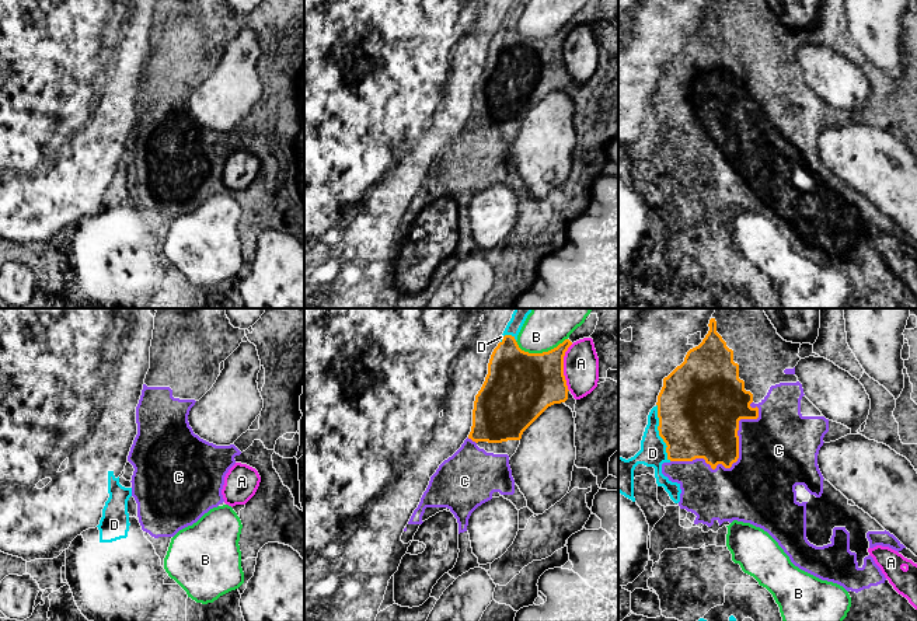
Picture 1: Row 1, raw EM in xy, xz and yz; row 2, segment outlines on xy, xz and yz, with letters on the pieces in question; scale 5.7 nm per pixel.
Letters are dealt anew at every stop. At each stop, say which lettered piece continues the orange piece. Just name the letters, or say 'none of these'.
C

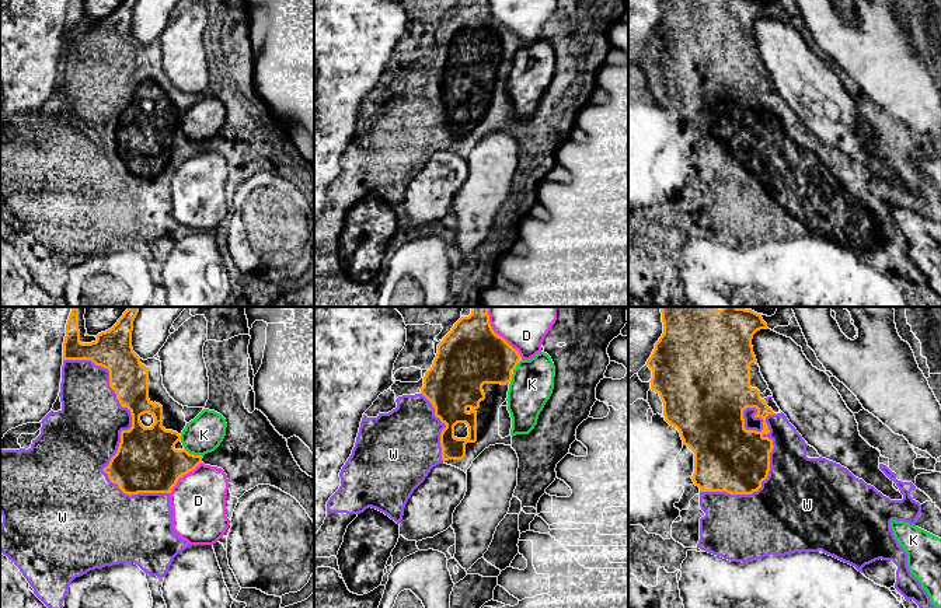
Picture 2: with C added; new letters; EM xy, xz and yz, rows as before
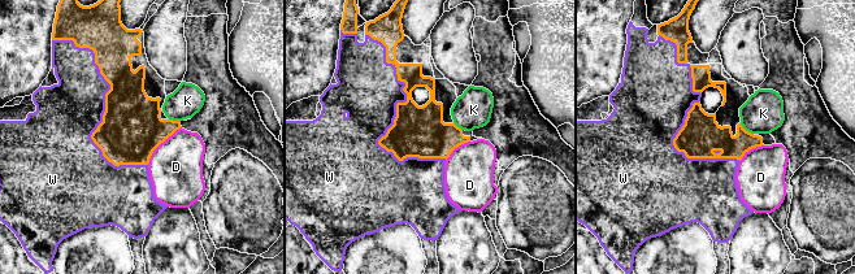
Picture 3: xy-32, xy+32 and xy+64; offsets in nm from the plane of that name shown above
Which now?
W

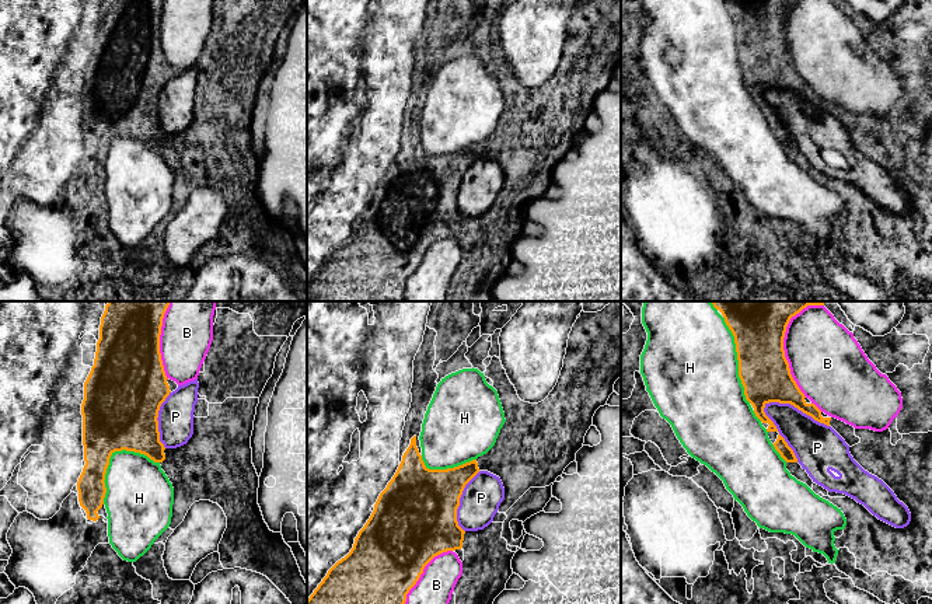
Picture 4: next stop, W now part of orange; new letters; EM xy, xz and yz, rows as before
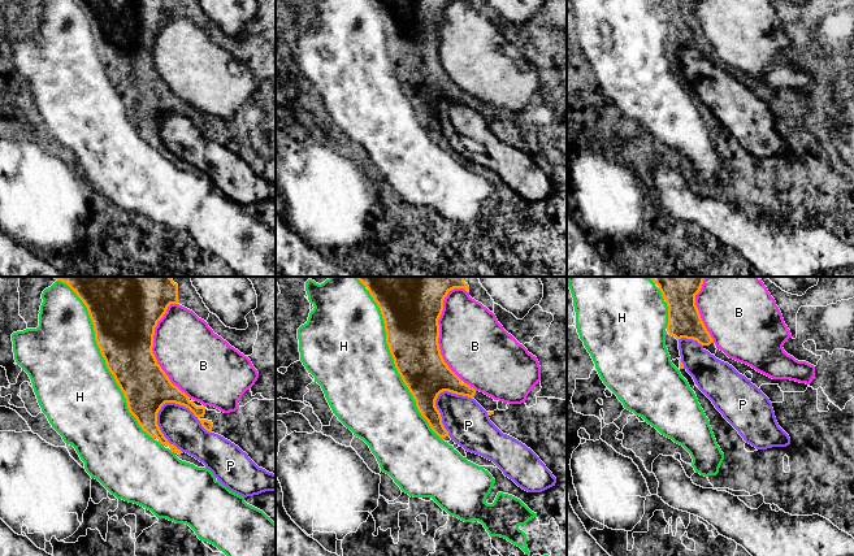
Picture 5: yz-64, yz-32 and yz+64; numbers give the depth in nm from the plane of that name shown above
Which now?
none of these

